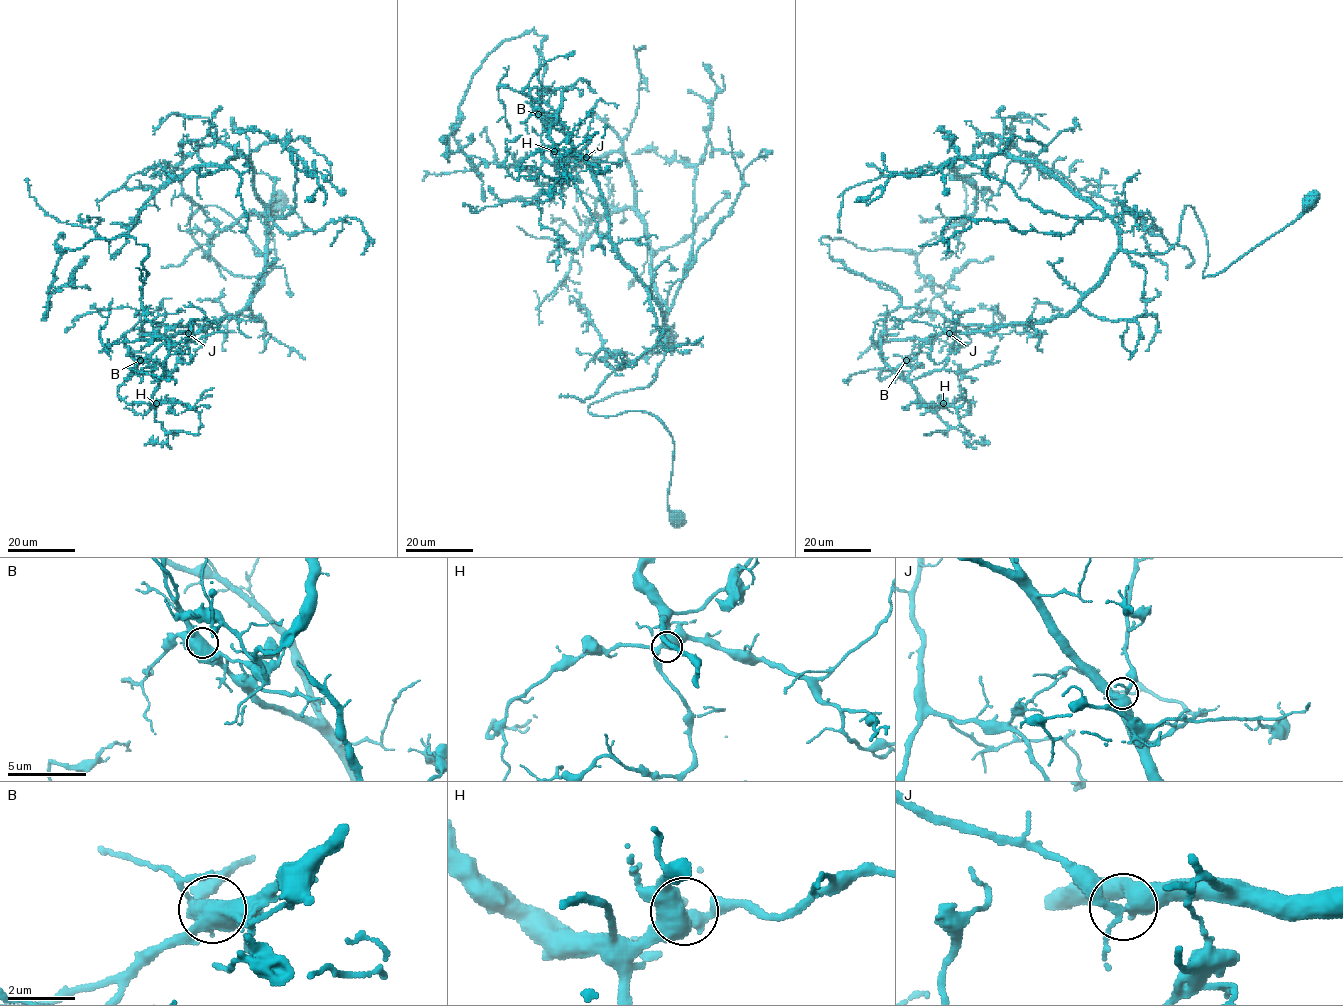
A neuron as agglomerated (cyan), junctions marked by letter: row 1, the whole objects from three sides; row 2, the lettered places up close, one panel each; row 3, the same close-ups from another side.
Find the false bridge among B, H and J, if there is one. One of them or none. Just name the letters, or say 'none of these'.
B

